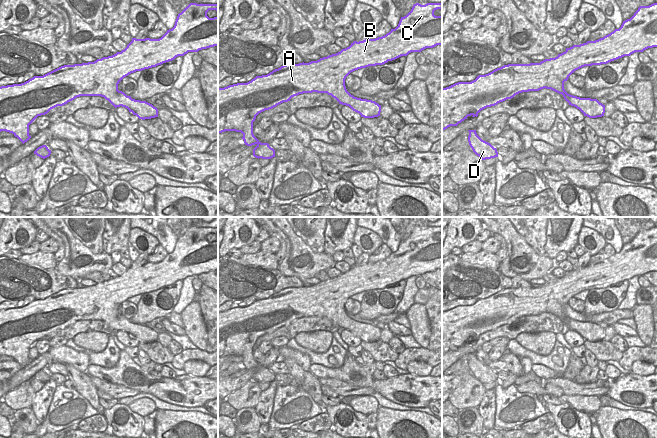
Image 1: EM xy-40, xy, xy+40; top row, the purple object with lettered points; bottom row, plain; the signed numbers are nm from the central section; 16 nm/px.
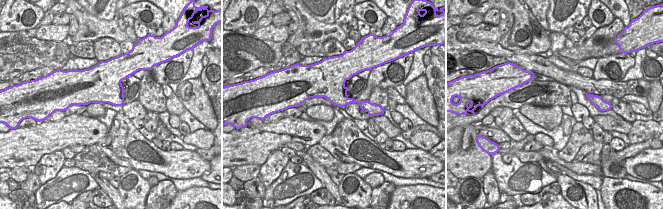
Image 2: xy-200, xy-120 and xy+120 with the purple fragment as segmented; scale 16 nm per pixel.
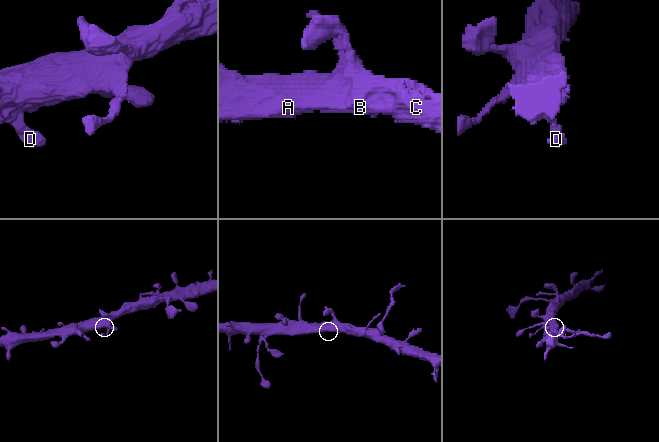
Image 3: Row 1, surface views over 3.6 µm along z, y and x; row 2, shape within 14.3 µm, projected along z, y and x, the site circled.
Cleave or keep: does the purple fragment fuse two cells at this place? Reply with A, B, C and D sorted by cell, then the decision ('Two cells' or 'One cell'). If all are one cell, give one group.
Groups: A B C D. One cell.

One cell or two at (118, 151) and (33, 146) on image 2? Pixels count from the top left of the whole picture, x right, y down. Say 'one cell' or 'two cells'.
two cells

